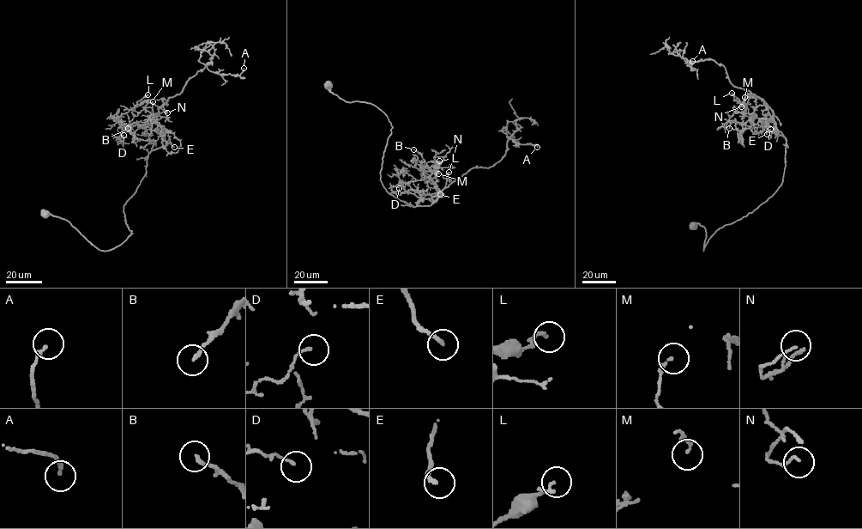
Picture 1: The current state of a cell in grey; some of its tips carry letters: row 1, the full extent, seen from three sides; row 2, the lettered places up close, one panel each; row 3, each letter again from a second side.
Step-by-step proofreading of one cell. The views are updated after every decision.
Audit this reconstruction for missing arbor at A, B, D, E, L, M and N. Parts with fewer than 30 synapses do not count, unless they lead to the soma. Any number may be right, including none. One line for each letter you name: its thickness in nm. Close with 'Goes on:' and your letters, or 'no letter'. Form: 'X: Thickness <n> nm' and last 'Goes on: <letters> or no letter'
Goes on: no letter

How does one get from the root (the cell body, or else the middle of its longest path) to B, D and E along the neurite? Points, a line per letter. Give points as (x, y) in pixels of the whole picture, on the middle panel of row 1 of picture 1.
B: (328, 85), (344, 100), (385, 113), (392, 128), (382, 185), (413, 207), (430, 205), (437, 186), (413, 149)
D: (328, 85), (391, 124), (386, 191), (413, 207), (435, 201), (399, 188)
E: (328, 85), (346, 101), (374, 105), (391, 124), (380, 173), (386, 191), (414, 207), (430, 205), (440, 194)

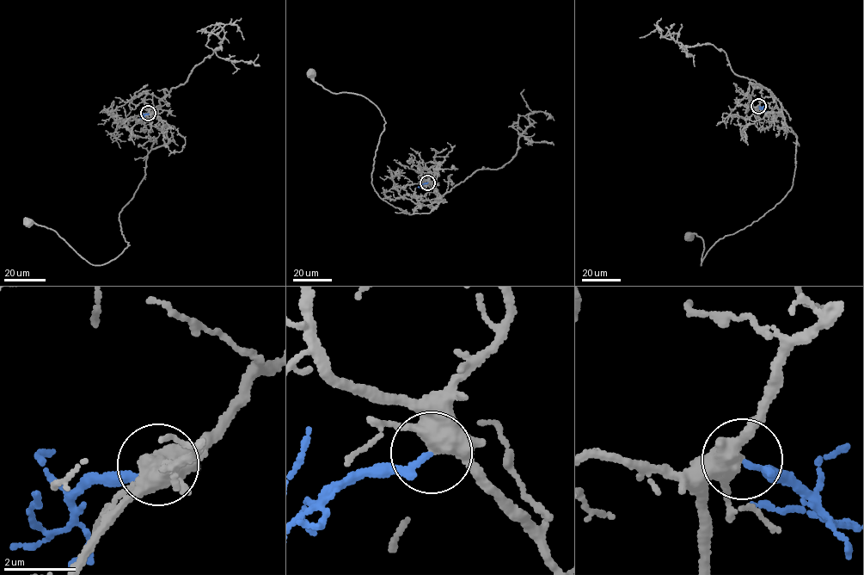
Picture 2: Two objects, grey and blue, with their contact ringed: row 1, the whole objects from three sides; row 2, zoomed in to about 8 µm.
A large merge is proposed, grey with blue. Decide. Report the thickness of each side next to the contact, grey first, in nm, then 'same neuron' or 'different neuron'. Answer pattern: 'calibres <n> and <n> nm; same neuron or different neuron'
calibres 400 and 190 nm; same neuron

